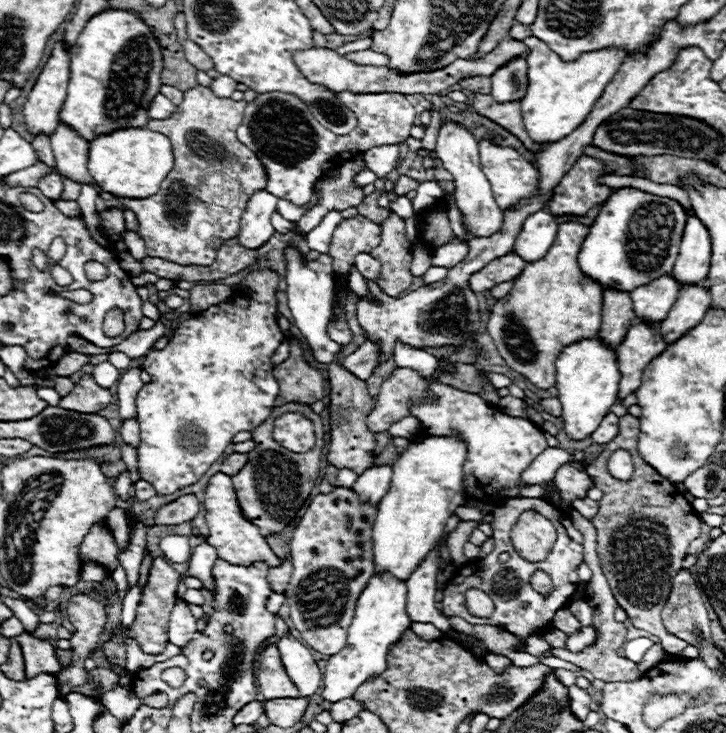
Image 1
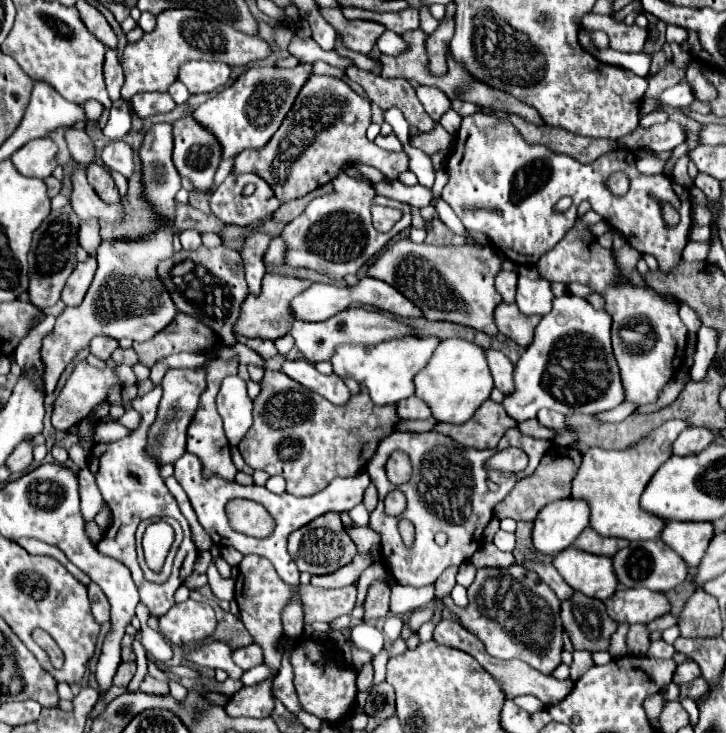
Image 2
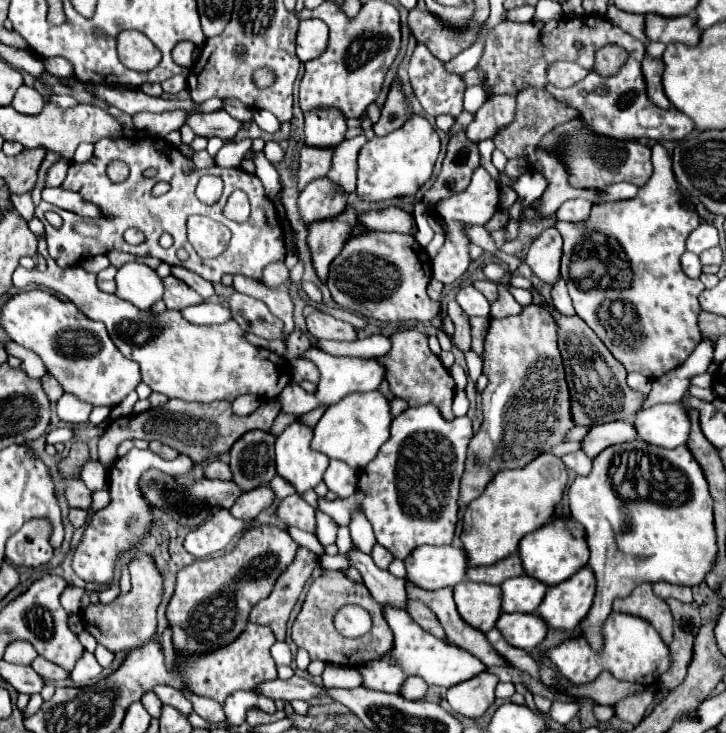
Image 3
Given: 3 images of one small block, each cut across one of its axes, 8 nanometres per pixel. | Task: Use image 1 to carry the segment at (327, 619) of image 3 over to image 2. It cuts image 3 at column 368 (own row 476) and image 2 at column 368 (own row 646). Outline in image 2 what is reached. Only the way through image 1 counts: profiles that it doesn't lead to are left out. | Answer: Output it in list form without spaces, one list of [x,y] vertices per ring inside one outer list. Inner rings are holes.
[[[364,664],[358,672],[358,688],[366,690],[372,684],[372,664]]]

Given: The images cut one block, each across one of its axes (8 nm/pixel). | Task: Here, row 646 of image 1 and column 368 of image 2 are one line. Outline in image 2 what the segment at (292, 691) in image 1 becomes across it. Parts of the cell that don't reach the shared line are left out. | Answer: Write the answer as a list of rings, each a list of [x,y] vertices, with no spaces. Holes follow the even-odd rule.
[[[400,240],[388,246],[378,260],[368,266],[366,276],[384,280],[412,300],[428,320],[450,320],[494,336],[494,308],[502,300],[494,288],[494,278],[506,260],[494,246],[430,246]]]

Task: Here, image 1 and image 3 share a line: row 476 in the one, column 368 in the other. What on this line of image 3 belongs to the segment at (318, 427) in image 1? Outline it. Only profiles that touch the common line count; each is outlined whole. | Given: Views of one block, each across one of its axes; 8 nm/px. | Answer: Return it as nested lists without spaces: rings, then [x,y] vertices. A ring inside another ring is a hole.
[[[364,232],[348,238],[342,252],[332,260],[326,286],[336,304],[348,310],[356,310],[364,318],[374,318],[382,322],[402,322],[402,320],[432,320],[440,314],[440,302],[434,302],[426,294],[430,276],[430,256],[416,242],[412,234],[398,232]]]

